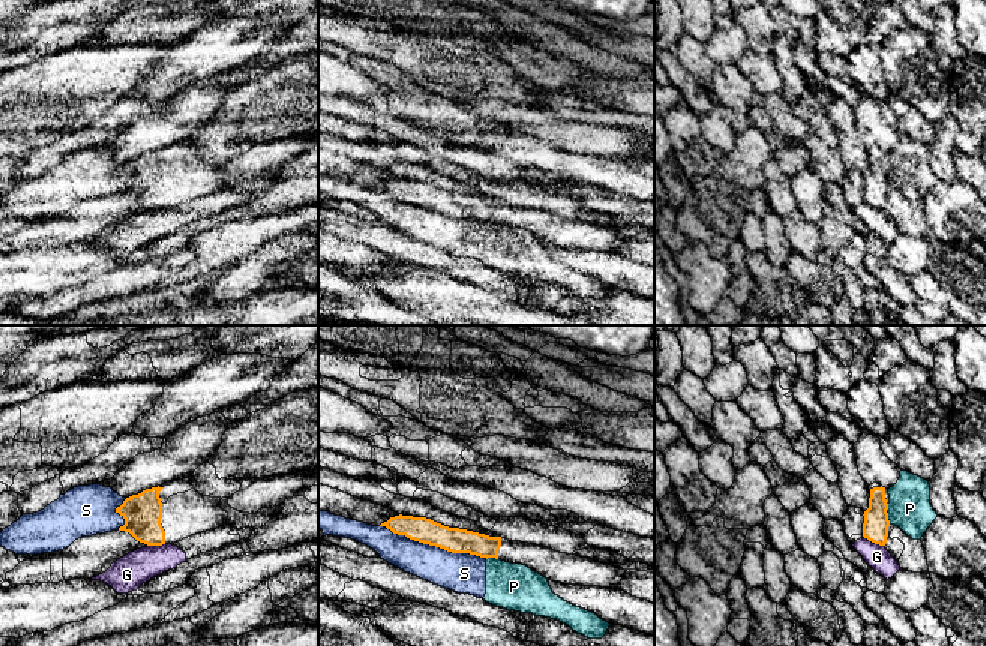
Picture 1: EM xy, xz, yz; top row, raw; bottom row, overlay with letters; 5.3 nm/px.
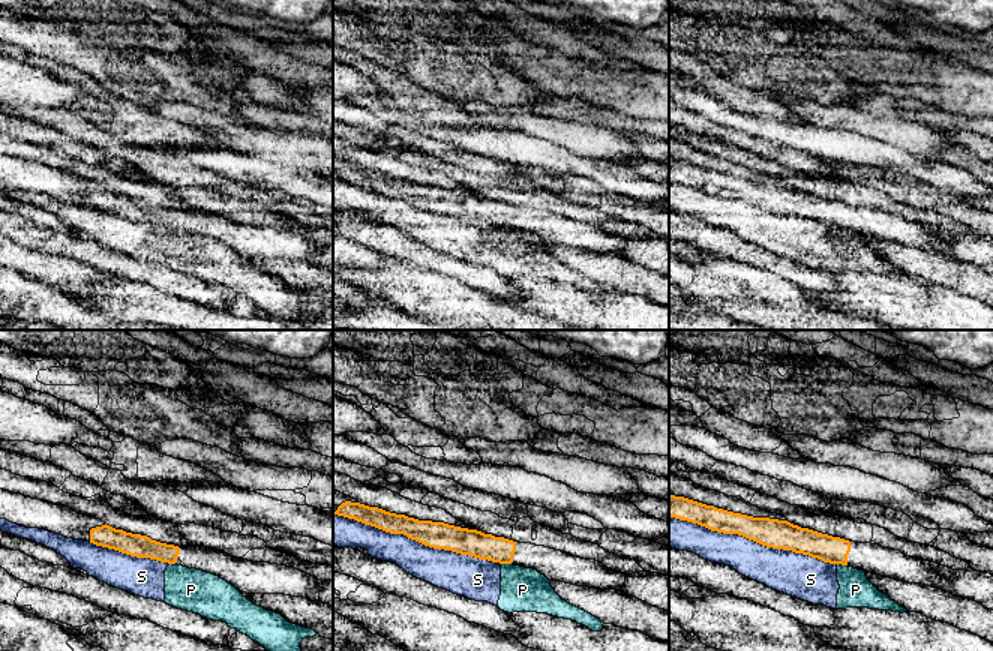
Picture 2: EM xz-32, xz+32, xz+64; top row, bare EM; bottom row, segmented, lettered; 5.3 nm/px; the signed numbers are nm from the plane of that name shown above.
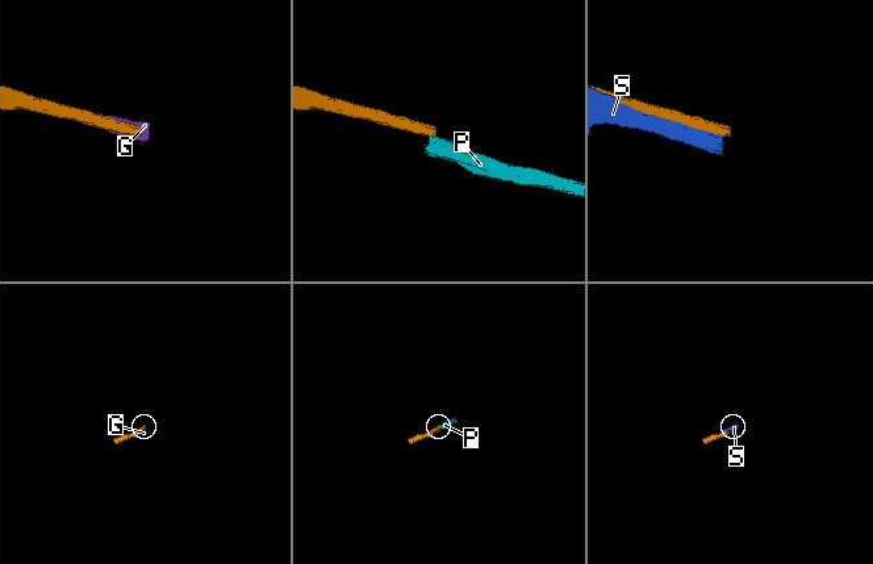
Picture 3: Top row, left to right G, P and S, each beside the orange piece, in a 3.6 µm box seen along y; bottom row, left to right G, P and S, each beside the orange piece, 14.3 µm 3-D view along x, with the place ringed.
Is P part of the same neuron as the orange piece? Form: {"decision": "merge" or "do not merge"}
{"decision": "do not merge"}

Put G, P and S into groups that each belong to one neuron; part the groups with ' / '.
G / P S

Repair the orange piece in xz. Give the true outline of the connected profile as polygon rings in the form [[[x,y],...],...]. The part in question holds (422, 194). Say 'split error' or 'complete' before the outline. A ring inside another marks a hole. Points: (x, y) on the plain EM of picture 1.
split error; [[[395,180],[380,190],[410,204],[435,210],[452,217],[470,217],[480,222],[495,222],[512,228],[522,228],[548,244],[618,253],[627,234],[576,219],[560,217],[552,213],[509,205],[501,201],[449,192],[426,181]]]

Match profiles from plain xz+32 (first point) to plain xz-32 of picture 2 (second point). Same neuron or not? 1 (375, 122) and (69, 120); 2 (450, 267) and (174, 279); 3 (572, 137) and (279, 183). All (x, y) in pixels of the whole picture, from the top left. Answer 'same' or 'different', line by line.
1: same
2: same
3: different

